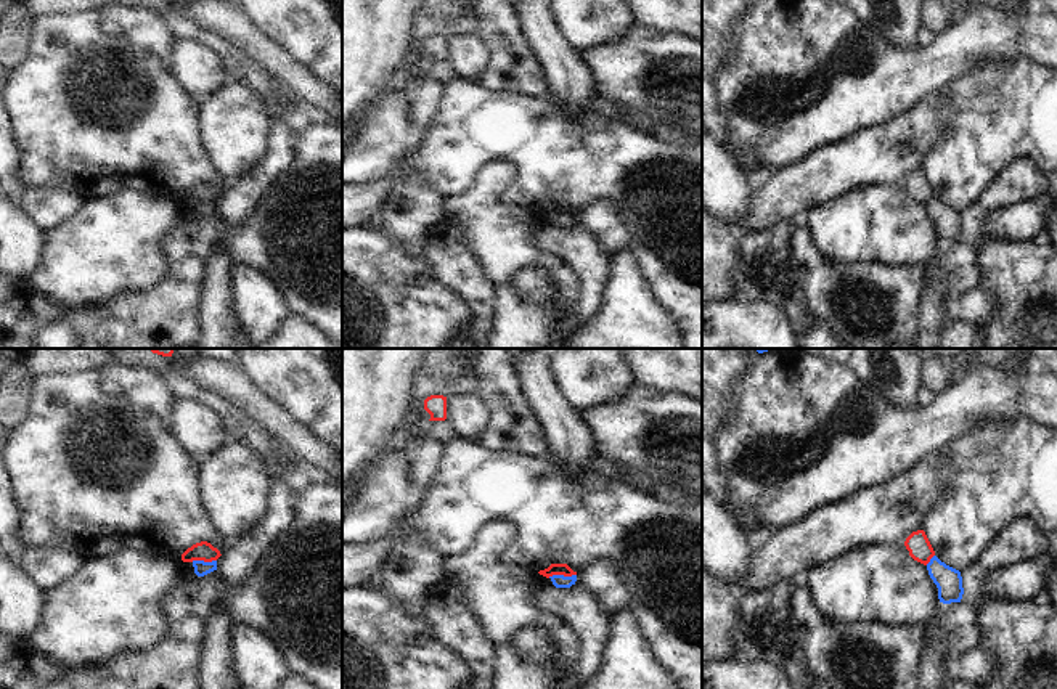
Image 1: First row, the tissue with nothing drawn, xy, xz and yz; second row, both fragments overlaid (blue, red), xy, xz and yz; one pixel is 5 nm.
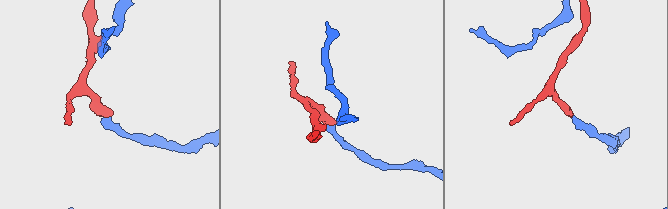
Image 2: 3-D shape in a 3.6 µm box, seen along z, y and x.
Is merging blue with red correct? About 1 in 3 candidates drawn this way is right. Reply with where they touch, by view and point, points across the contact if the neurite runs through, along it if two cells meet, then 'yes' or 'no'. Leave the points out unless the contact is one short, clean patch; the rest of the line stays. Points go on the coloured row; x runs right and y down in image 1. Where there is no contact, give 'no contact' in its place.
contact xz (561, 575); border xz (575, 574), (548, 577); no

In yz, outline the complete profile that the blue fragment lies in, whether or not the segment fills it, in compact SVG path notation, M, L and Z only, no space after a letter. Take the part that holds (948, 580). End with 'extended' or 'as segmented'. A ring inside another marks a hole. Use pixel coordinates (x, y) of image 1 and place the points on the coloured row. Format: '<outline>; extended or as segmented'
M937 556L927 564L930 578L938 588L938 599L943 604L961 602L964 588L961 572L941 562Z; as segmented

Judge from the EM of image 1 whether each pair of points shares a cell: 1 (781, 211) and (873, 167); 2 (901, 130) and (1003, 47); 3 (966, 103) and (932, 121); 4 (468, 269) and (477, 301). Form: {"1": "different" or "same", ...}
{"1": "same", "2": "different", "3": "different", "4": "same"}

